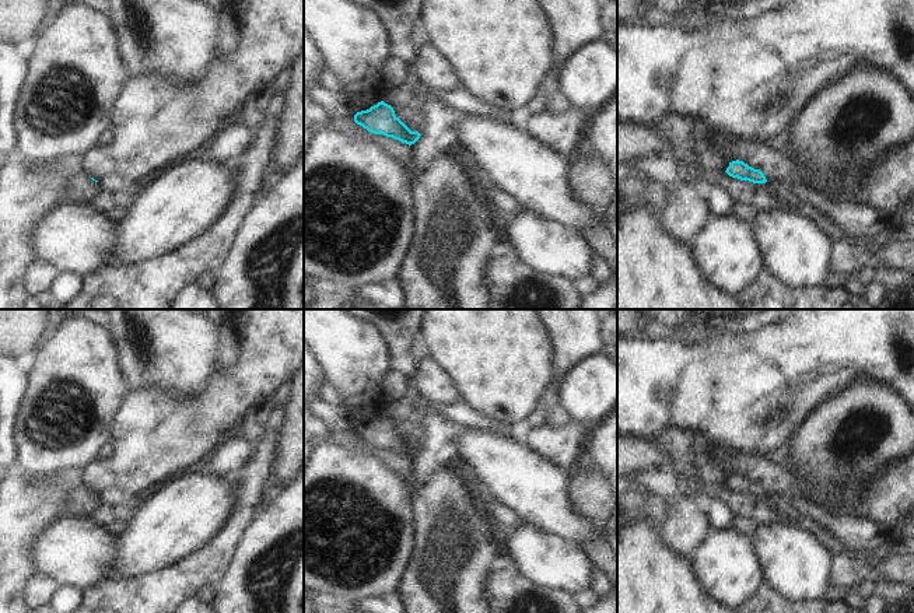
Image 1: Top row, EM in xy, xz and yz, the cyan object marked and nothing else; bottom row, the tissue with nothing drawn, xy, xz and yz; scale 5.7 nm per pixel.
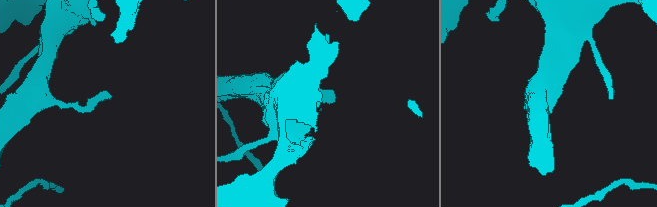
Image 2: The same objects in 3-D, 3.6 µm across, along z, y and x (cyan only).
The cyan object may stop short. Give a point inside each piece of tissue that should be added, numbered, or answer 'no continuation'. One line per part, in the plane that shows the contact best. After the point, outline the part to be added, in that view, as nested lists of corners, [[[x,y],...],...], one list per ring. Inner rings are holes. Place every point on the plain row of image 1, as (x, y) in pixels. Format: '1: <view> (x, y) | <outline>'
no continuation

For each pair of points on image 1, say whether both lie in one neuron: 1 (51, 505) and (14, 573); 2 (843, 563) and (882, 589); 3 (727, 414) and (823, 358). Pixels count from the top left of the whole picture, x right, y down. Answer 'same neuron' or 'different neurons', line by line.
1: same neuron
2: different neurons
3: same neuron

